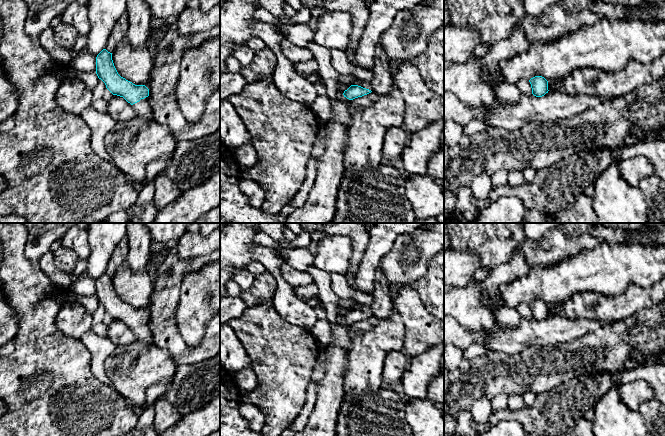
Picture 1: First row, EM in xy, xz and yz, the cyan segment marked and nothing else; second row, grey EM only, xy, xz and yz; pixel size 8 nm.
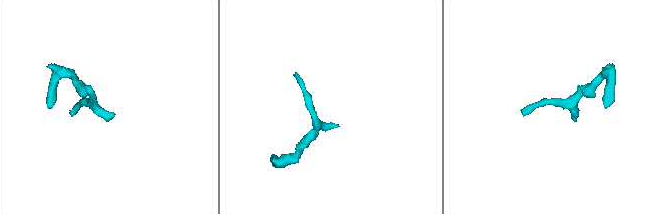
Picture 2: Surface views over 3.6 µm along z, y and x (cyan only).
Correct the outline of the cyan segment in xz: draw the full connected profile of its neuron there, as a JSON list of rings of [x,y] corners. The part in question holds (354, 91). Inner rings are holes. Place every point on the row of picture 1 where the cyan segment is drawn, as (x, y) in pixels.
[[[360,81],[357,85],[351,85],[344,91],[343,95],[349,100],[362,97],[372,92],[371,84],[367,81]]]

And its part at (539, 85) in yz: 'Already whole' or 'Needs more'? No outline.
Already whole

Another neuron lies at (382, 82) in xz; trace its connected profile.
[[[377,49],[374,66],[370,70],[373,74],[370,82],[372,92],[386,94],[394,88],[394,80],[389,70],[389,58],[384,50]]]

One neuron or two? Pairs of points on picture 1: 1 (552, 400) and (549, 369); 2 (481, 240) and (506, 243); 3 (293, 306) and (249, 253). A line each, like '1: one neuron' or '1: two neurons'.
1: two neurons
2: one neuron
3: one neuron

